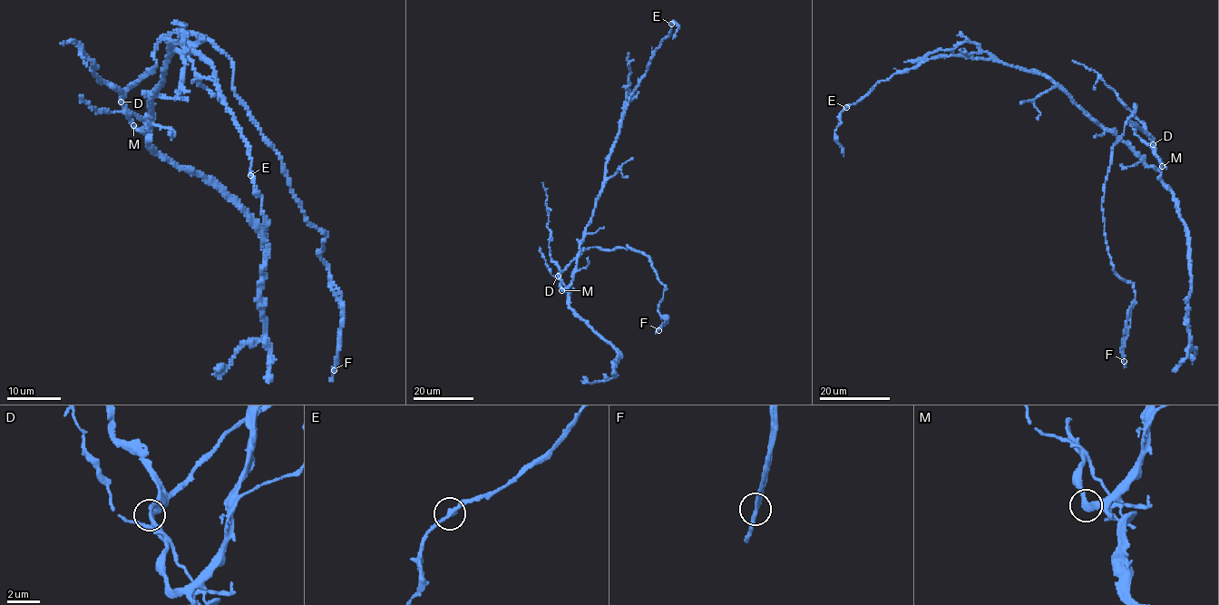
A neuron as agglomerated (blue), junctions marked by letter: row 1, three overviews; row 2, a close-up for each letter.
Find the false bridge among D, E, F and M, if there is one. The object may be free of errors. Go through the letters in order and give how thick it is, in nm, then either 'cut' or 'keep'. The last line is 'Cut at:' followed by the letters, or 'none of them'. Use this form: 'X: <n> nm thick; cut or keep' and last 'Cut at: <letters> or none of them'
D: 300 nm thick; keep
E: 300 nm thick; keep
F: 320 nm thick; cut
M: 320 nm thick; keep
Cut at: F

